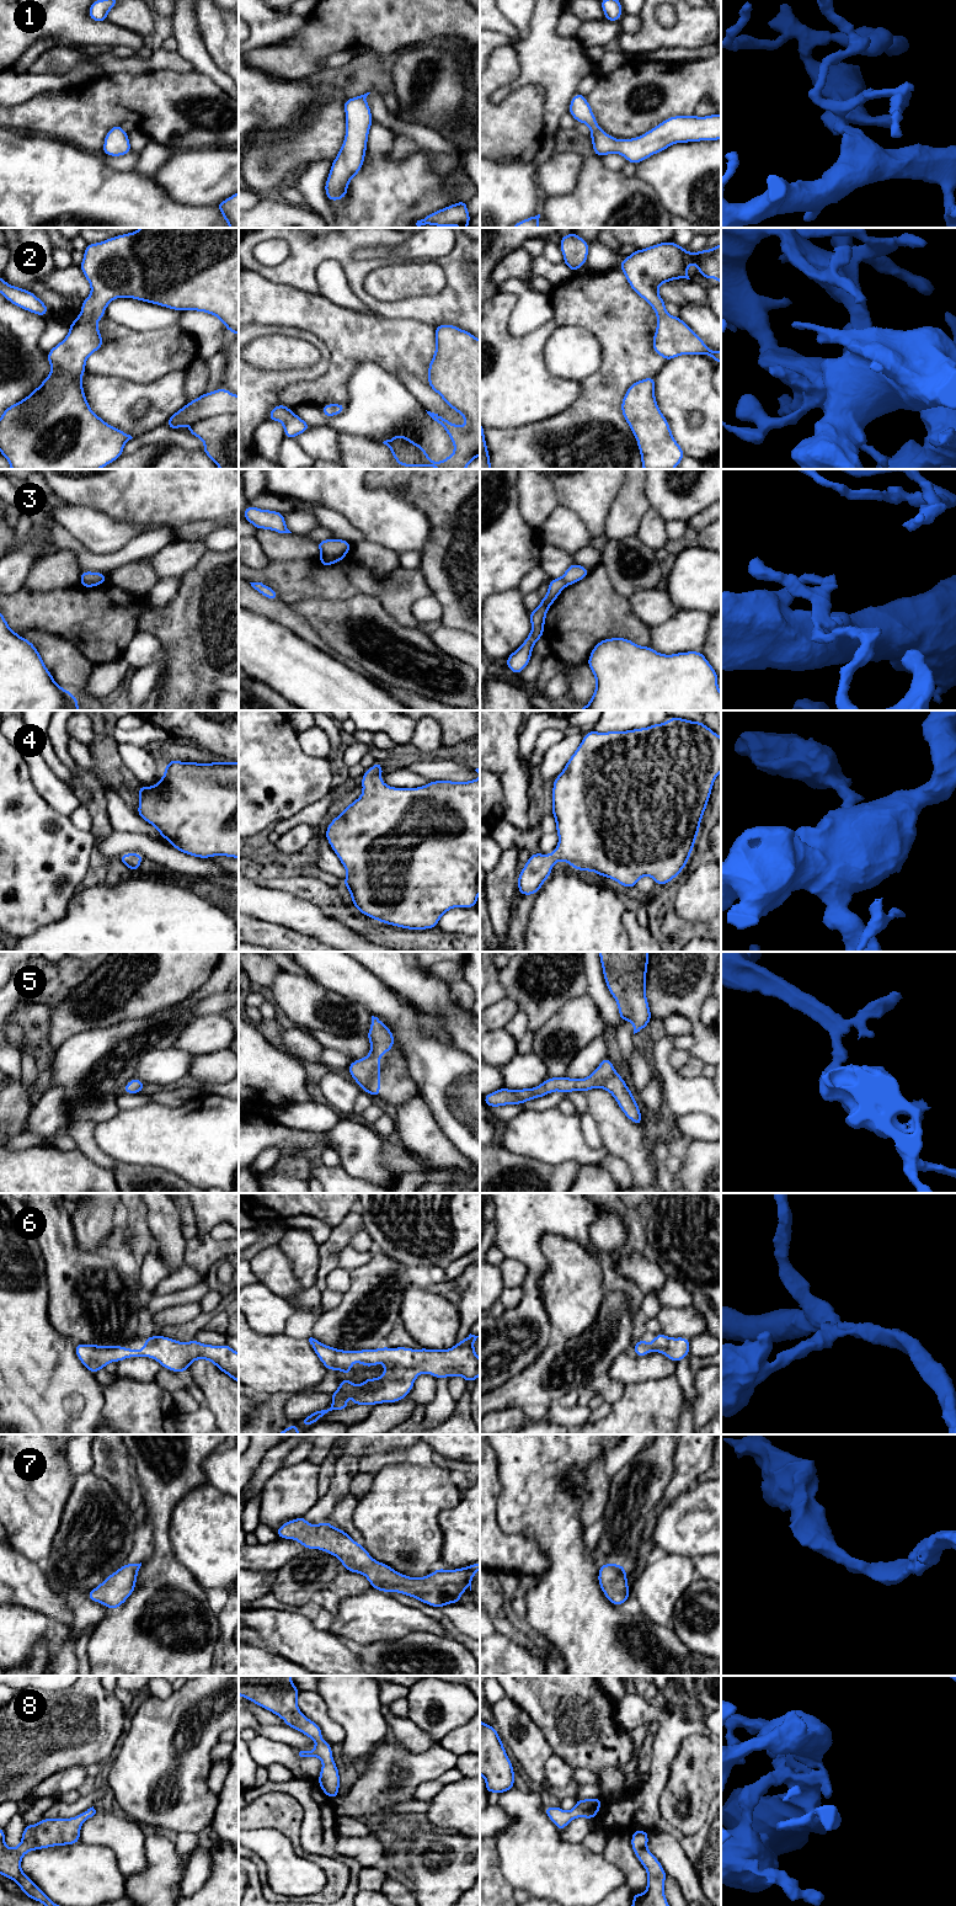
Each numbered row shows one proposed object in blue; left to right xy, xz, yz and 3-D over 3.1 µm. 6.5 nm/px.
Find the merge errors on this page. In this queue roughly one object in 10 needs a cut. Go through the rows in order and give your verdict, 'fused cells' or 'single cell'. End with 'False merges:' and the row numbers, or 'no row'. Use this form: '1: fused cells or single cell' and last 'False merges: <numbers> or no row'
1: single cell
2: single cell
3: fused cells
4: single cell
5: single cell
6: single cell
7: single cell
8: single cell
False merges: 3

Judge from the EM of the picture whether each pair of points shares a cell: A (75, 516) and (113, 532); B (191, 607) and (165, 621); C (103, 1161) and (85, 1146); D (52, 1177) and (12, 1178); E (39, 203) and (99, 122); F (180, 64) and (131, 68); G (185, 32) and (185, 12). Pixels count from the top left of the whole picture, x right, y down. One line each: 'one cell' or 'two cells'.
A: one cell
B: one cell
C: one cell
D: one cell
E: two cells
F: one cell
G: one cell

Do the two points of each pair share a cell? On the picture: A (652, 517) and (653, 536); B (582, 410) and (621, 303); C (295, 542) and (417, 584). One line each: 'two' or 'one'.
A: one
B: one
C: two

